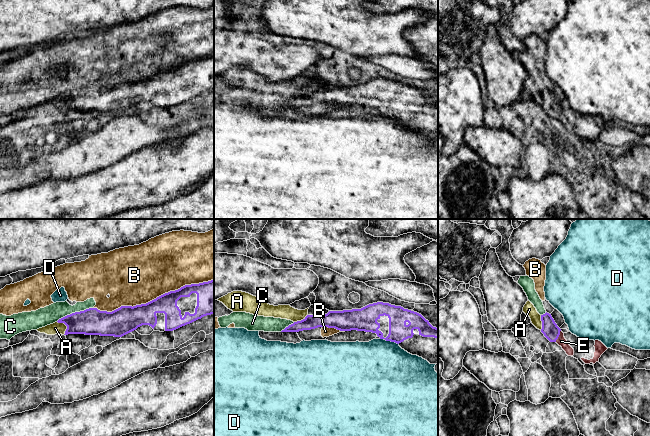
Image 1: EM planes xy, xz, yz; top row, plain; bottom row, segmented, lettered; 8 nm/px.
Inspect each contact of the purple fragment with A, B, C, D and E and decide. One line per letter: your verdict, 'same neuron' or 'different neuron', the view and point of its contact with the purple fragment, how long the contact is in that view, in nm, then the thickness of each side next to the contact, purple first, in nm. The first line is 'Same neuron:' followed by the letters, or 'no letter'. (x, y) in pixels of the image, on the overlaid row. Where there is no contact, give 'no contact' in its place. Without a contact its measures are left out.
Same neuron: E
A: different neuron; meets purple in xy at (66, 325); contact 130 nm long; 220 nm thick on the purple side, 90 nm on the other
B: different neuron; meets purple in xy at (154, 299); contact 1000 nm long; 190 nm thick on the purple side, 480 nm on the other
C: different neuron; meets purple in xy at (75, 312); contact 320 nm long; 220 nm thick on the purple side, 150 nm on the other
D: different neuron; meets purple in xz at (392, 341); contact 120 nm long; 160 nm thick on the purple side, 480 nm on the other
E: same neuron; meets purple in yz at (558, 336); contact 100 nm long; 140 nm thick on the purple side, 80 nm on the other

